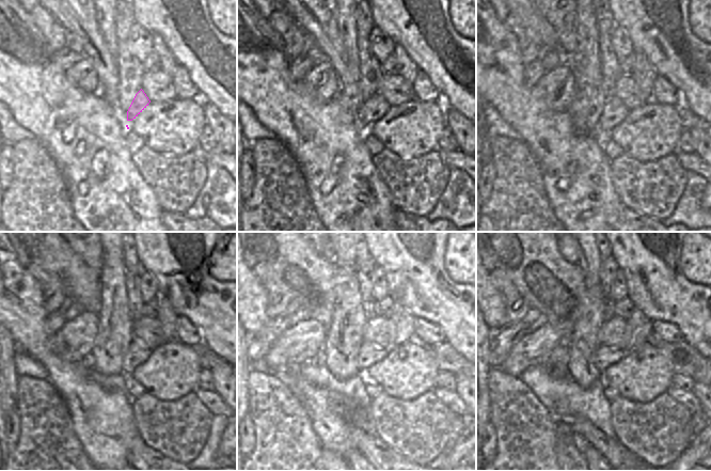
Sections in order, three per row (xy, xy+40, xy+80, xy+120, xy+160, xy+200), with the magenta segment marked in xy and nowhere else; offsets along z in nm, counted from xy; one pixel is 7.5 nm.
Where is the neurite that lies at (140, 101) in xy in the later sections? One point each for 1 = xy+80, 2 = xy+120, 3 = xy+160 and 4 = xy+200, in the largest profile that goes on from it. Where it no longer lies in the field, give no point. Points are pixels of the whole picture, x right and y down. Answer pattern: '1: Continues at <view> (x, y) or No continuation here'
1: Continues at xy+80 (614, 111)
2: Continues at xy+120 (136, 354)
3: Continues at xy+160 (368, 354)
4: Continues at xy+200 (603, 357)

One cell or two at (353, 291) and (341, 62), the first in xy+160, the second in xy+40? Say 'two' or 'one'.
two

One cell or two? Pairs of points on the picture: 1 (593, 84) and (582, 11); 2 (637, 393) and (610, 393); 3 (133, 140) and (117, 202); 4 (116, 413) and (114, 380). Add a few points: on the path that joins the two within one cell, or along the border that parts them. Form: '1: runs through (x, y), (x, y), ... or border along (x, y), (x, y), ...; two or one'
1: runs through (587, 66), (585, 29); one
2: border along (606, 383), (612, 386), (618, 393); two
3: border along (126, 129), (125, 142), (131, 154); two
4: border along (93, 379), (103, 387), (121, 391), (127, 396); two

